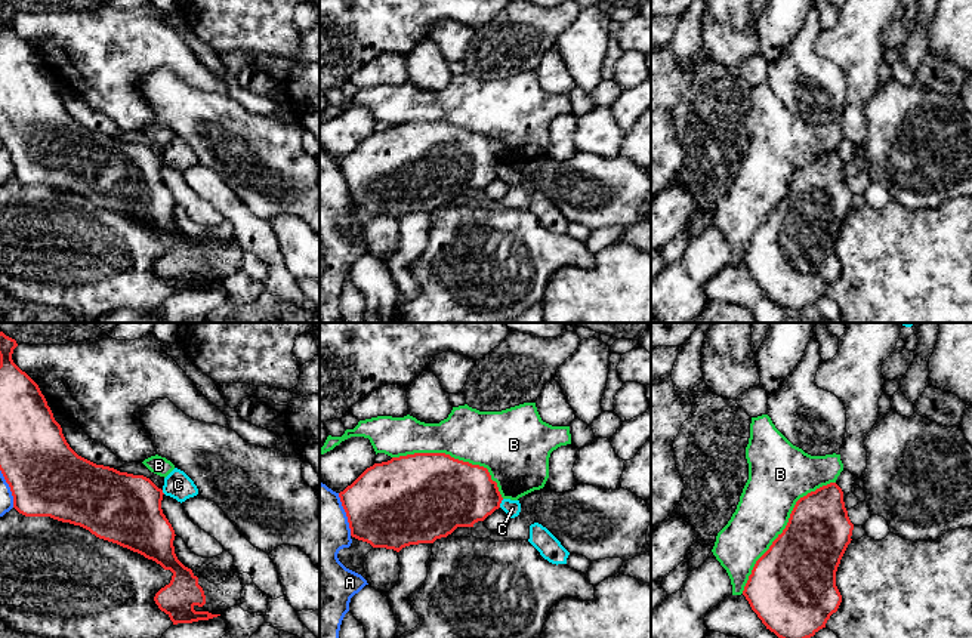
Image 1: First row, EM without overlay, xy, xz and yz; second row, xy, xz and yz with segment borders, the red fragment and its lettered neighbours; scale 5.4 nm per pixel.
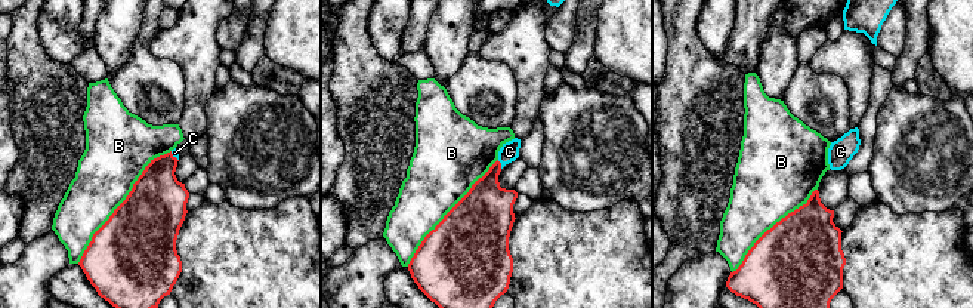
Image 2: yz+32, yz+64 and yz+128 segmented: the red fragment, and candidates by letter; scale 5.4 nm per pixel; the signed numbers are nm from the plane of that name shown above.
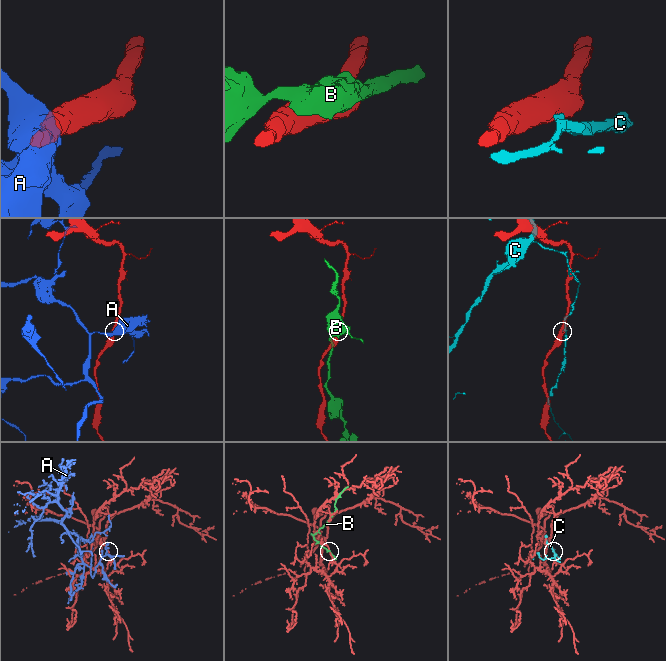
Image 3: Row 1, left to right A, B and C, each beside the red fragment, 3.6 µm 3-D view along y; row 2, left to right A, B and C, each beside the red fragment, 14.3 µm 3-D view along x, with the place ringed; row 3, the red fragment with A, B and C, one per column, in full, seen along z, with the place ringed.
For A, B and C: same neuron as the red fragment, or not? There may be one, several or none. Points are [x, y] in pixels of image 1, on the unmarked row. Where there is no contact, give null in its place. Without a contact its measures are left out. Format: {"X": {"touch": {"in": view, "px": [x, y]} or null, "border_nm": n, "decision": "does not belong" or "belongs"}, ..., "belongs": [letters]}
{"A": {"touch": {"in": "xz", "px": [346, 182]}, "border_nm": 240, "decision": "does not belong"}, "B": {"touch": {"in": "yz", "px": [784, 197]}, "border_nm": 800, "decision": "does not belong"}, "C": {"touch": {"in": "xz", "px": [500, 170]}, "border_nm": 50, "decision": "does not belong"}, "belongs": []}

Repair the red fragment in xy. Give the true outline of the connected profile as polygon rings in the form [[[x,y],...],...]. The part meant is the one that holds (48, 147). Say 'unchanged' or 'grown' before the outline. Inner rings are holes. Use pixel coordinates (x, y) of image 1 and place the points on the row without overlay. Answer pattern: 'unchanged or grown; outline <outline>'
unchanged; outline [[[0,0],[0,139],[10,155],[13,176],[25,185],[50,185],[53,188],[80,194],[99,207],[117,212],[155,229],[173,241],[169,253],[161,256],[154,269],[173,293],[209,289],[220,283],[195,280],[194,275],[206,272],[206,263],[198,246],[185,235],[175,222],[175,198],[161,178],[163,158],[149,147],[120,141],[114,136],[96,133],[78,124],[67,111],[61,93],[55,89],[50,75],[38,53],[12,28],[16,9]]]

